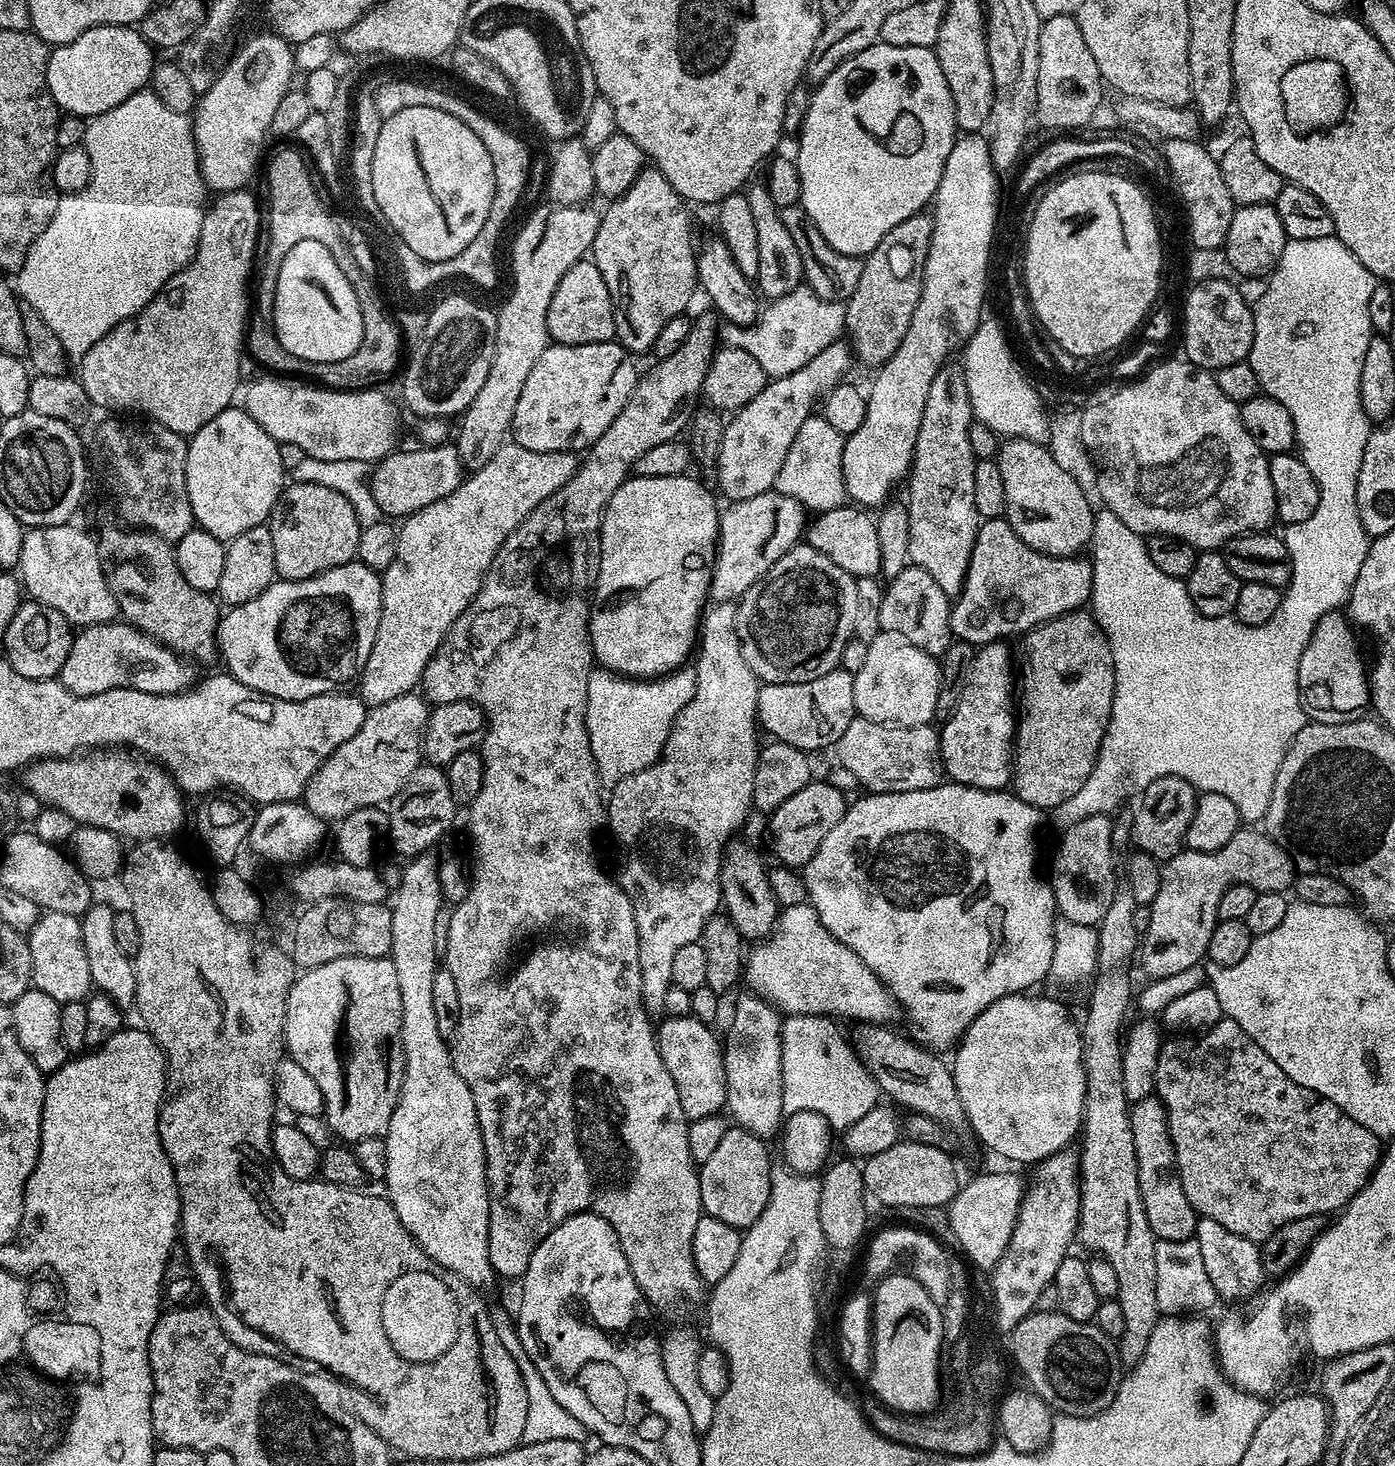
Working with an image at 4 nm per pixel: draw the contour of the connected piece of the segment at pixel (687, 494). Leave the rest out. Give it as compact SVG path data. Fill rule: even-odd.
M688 474L672 477L638 477L633 475L625 480L614 498L604 507L598 533L598 567L594 577L596 597L591 597L588 614L588 637L592 639L592 655L601 669L617 673L625 678L659 678L685 667L698 644L700 621L706 611L712 591L712 563L716 560L716 541L720 539L720 512L716 500Z

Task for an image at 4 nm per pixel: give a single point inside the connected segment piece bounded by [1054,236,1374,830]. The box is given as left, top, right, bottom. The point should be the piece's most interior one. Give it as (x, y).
(1215, 702)

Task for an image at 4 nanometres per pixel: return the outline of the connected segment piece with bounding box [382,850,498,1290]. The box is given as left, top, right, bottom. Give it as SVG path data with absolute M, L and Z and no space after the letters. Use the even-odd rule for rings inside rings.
M431 851L421 852L419 856L413 856L407 861L404 873L400 876L400 885L395 885L394 895L390 900L392 910L392 921L394 922L394 942L390 959L394 962L394 970L398 973L398 990L402 994L402 1046L404 1047L404 1077L400 1087L400 1097L394 1106L394 1114L390 1118L390 1126L383 1137L386 1146L386 1174L382 1177L382 1184L388 1187L386 1198L394 1206L402 1226L415 1238L419 1248L431 1258L433 1265L437 1269L445 1268L445 1273L456 1276L459 1280L469 1284L471 1288L485 1290L492 1283L498 1280L496 1272L490 1262L490 1250L488 1249L488 1227L490 1218L488 1217L488 1183L486 1182L486 1162L484 1161L484 1147L482 1146L482 1134L478 1126L478 1110L474 1110L474 1094L470 1094L470 1086L462 1082L458 1070L454 1070L452 1065L452 1053L449 1041L442 1034L438 1034L438 1025L434 1019L433 999L434 974L438 967L438 941L436 938L436 923L442 919L440 904L442 905L442 893L440 891L440 864L432 857Z

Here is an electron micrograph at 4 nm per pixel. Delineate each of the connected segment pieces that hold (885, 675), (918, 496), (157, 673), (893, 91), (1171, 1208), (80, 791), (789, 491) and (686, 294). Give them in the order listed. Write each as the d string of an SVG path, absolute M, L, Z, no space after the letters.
M881 630L868 642L862 670L852 678L857 713L875 724L890 724L897 728L932 724L940 693L940 666L937 657L926 654L926 650L918 650L918 646L906 642L902 634Z
M949 362L938 370L938 374L934 374L934 382L930 382L930 394L926 394L926 410L922 410L922 426L918 426L912 467L906 480L906 485L908 484L906 507L910 518L909 561L915 567L926 570L926 574L930 574L934 582L938 582L942 594L946 594L949 598L959 596L964 588L976 532L982 523L982 518L974 506L974 466L977 458L970 450L968 433L973 422L970 394L966 390L963 367L959 363Z
M89 624L73 635L70 654L62 662L58 679L75 696L102 694L119 688L146 690L146 694L174 694L193 687L197 676L191 666L185 657L171 652L133 624Z
M883 42L872 44L866 50L851 56L849 60L842 61L825 80L819 81L815 88L808 101L808 113L798 137L800 145L794 153L800 179L799 205L806 210L806 214L810 214L822 238L826 238L826 242L830 242L834 250L847 256L863 258L875 250L878 242L882 242L882 238L886 238L886 234L890 234L890 230L894 230L898 222L906 222L906 218L921 215L933 203L938 182L942 182L942 170L946 170L946 158L950 158L950 150L958 138L954 118L954 98L950 98L950 86L946 86L946 74L942 74L942 66L938 66L938 58L932 48L890 46Z
M1155 1095L1147 1096L1145 1100L1137 1100L1131 1105L1128 1117L1130 1130L1134 1134L1140 1197L1146 1210L1146 1222L1150 1222L1150 1230L1157 1240L1182 1242L1193 1239L1198 1217L1190 1206L1190 1198L1186 1198L1186 1190L1182 1190L1182 1178L1176 1169L1174 1142L1170 1138L1164 1104Z
M102 748L88 750L75 756L45 758L37 760L23 769L23 787L33 792L44 806L61 808L76 820L77 825L89 824L112 832L128 842L146 840L167 841L184 824L185 793L180 791L169 773L165 772L155 760L145 758L132 750Z
M813 414L802 424L786 459L775 479L774 490L792 497L805 509L815 513L841 508L847 501L845 480L842 474L842 450L845 437L818 414Z
M655 166L645 167L638 174L634 186L630 186L624 196L611 201L607 207L600 217L598 234L594 234L590 259L598 266L598 274L602 274L606 290L610 290L616 340L633 354L648 354L652 352L662 326L666 326L670 318L685 315L689 311L687 308L692 295L698 292L697 249L694 244L692 248L692 220L688 217L690 208Z

